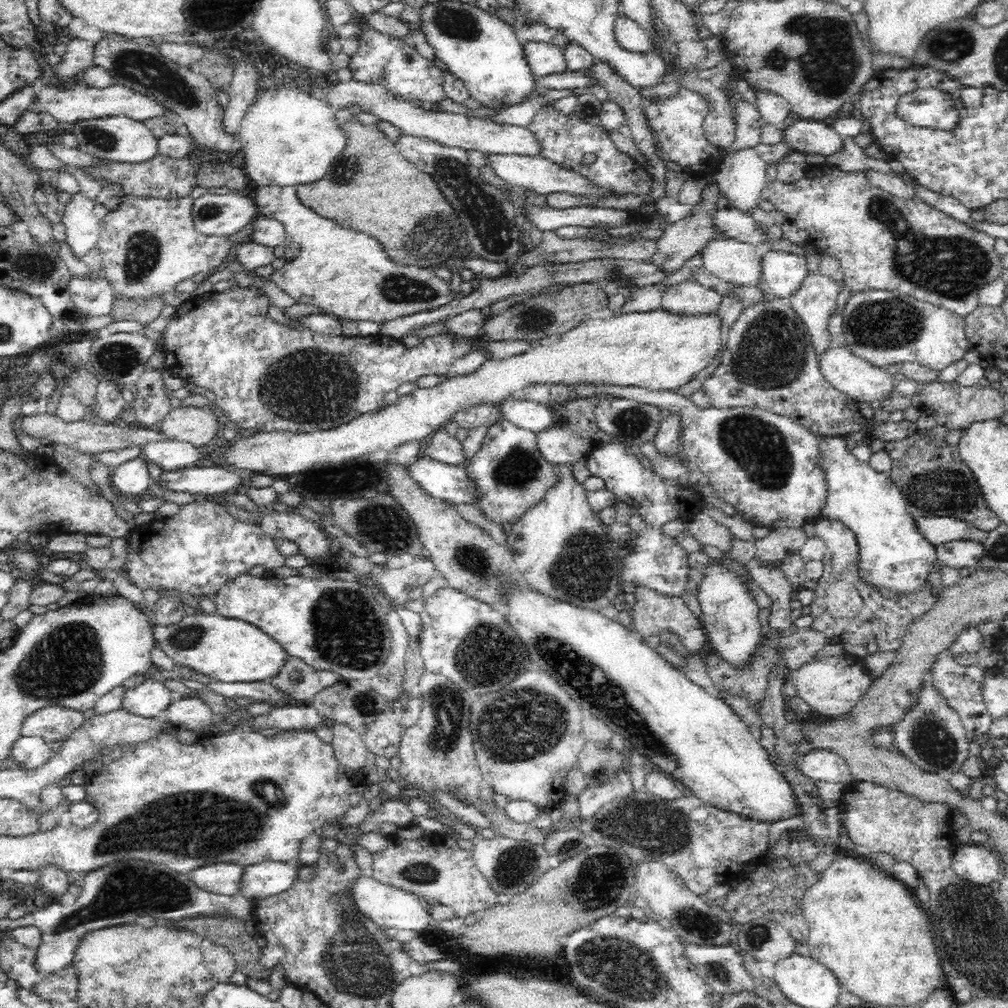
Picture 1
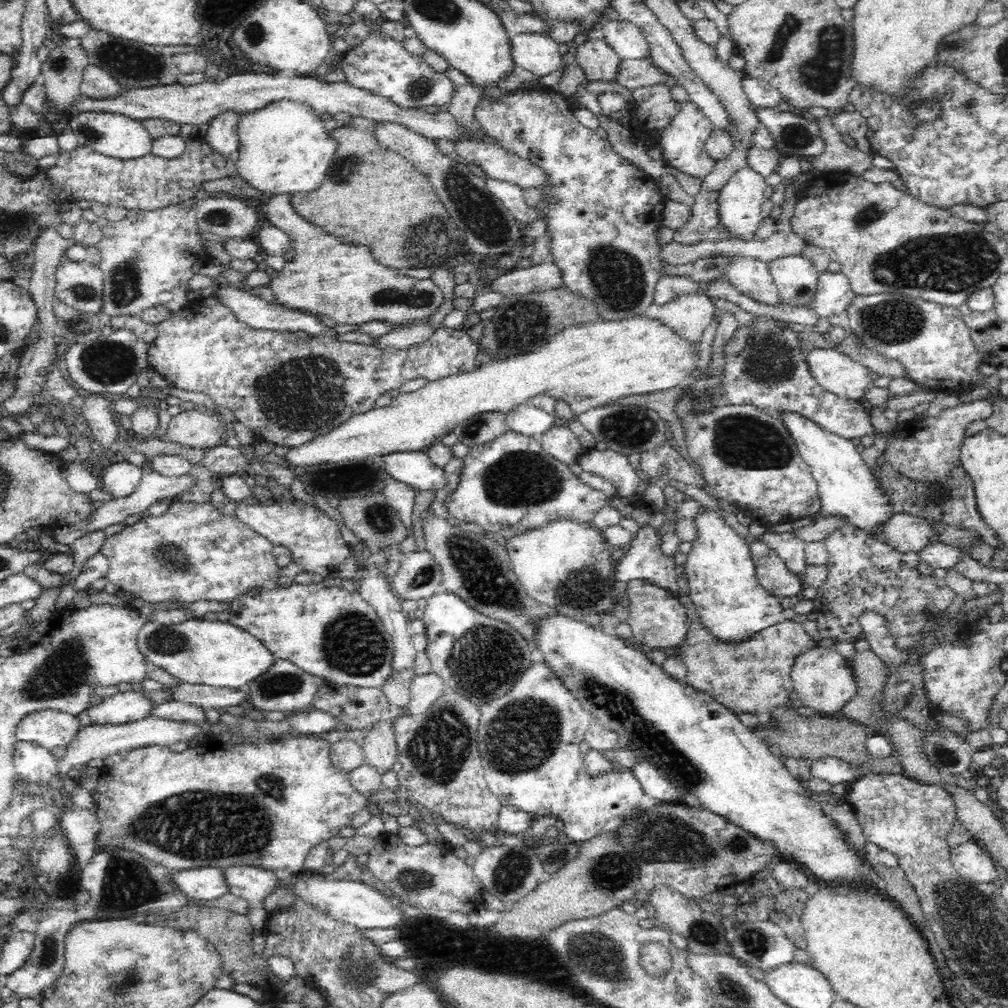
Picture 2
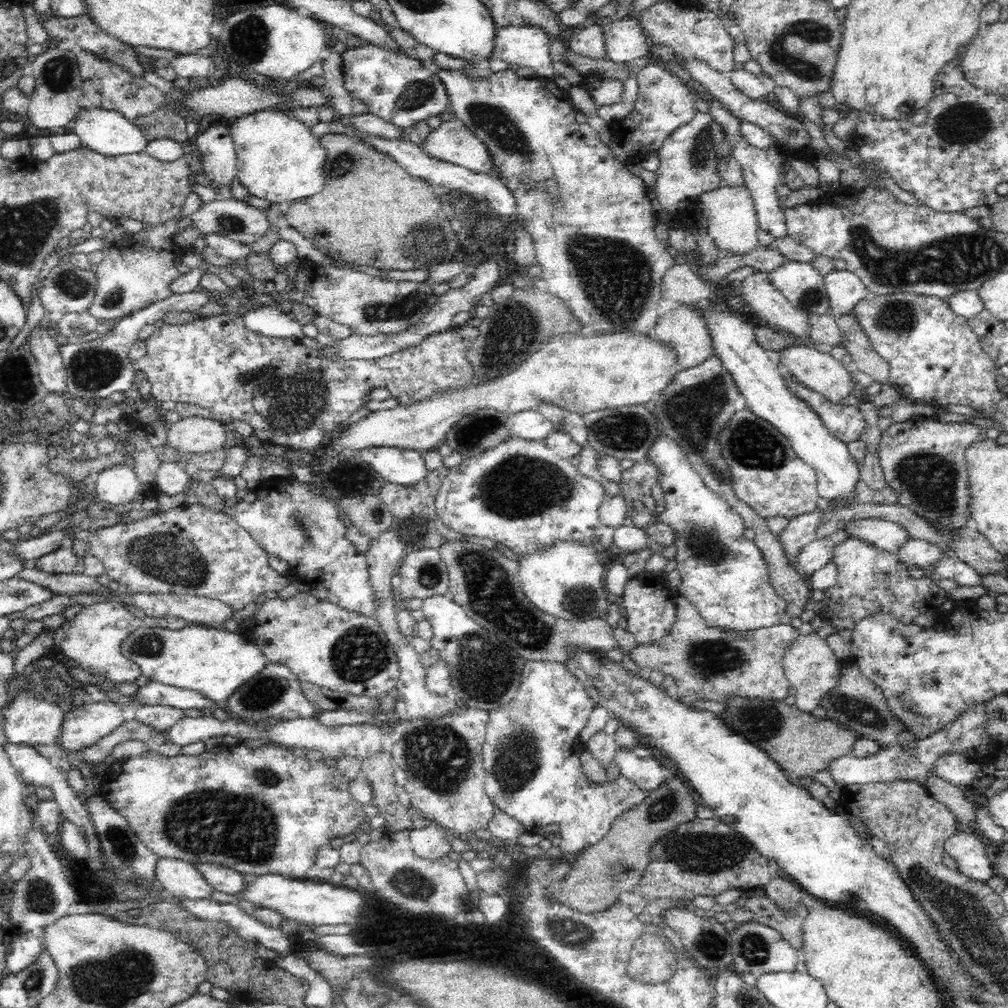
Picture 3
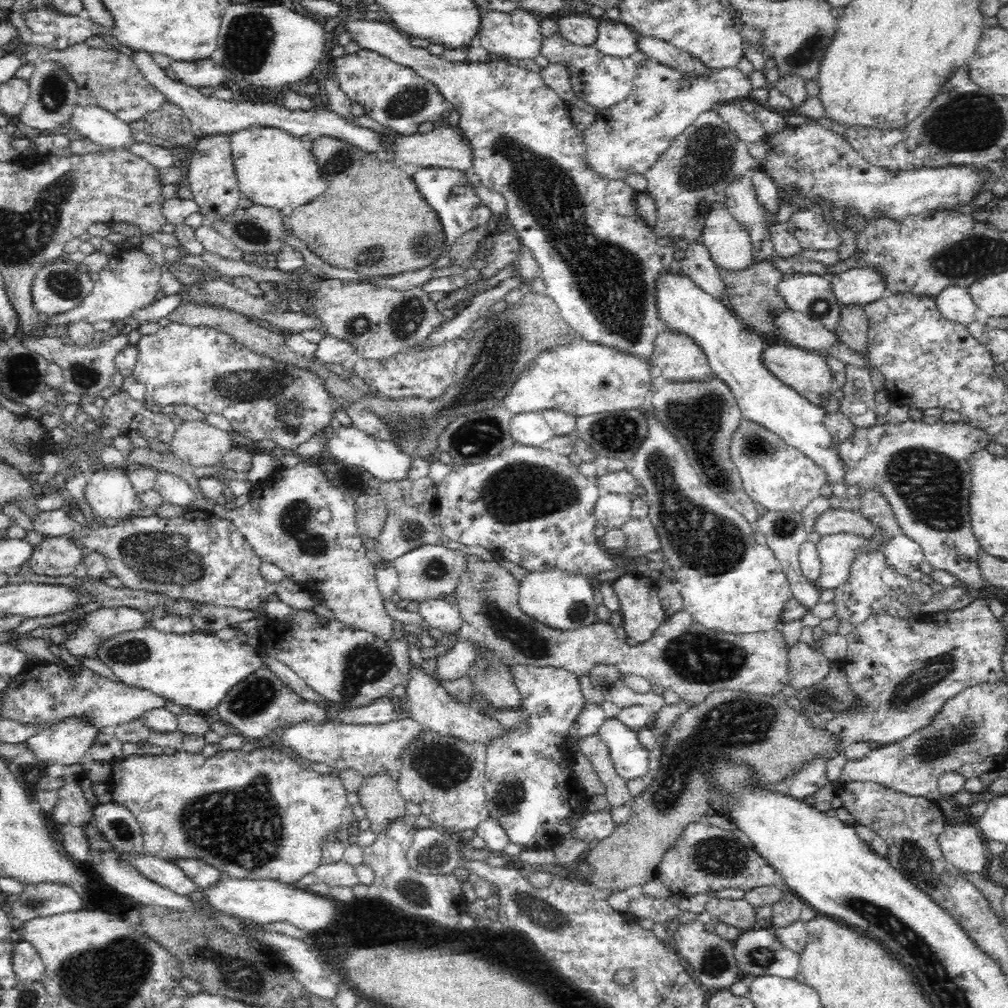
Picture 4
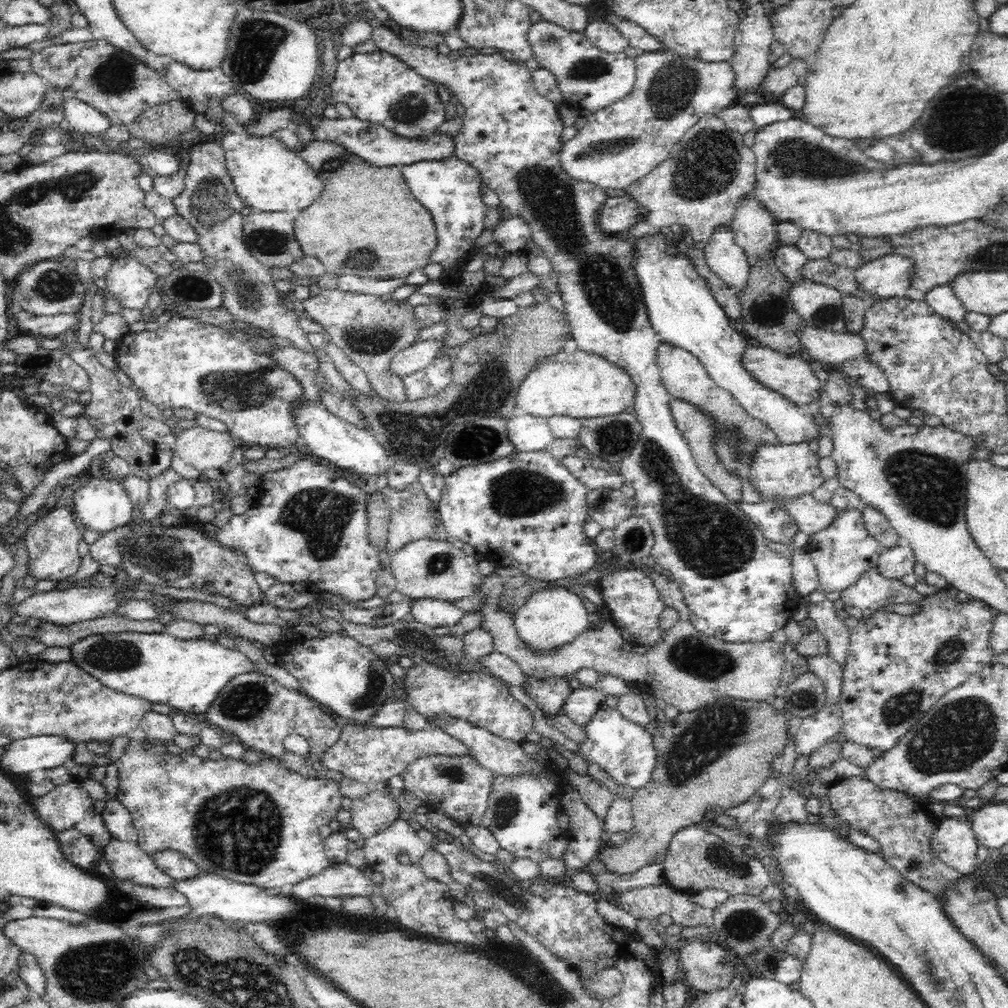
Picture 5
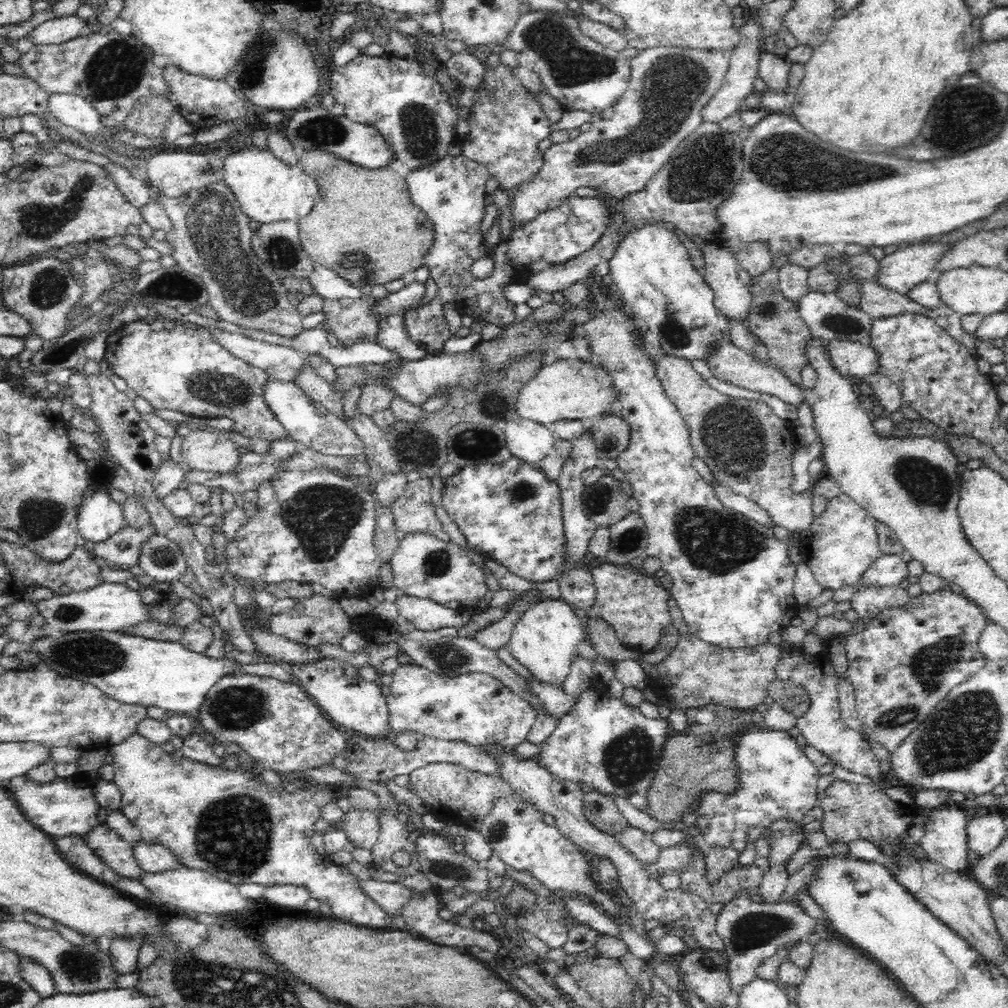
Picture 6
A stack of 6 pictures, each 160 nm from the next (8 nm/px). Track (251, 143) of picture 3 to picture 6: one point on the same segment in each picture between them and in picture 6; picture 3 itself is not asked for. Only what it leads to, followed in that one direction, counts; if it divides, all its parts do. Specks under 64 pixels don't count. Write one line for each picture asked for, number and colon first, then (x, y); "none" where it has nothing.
4: (274, 168)
5: (268, 176)
6: (267, 189)

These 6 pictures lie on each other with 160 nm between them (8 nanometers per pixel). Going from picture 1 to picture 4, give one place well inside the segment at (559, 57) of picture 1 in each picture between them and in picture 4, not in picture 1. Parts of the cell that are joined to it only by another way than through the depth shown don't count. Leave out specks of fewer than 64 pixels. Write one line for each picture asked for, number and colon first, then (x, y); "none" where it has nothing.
2: (538, 53)
3: (527, 45)
4: (517, 36)

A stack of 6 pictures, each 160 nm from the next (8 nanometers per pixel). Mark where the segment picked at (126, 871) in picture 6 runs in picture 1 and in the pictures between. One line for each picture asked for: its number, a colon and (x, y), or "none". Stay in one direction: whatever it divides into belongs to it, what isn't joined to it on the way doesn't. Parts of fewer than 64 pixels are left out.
1: (222, 877)
2: (207, 883)
3: (182, 879)
4: (168, 874)
5: (127, 860)

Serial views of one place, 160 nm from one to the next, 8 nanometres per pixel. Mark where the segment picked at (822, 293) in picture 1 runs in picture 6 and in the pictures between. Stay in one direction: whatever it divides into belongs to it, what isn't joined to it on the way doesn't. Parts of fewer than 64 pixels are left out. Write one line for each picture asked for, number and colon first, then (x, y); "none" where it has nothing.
2: (833, 293)
3: (844, 289)
4: (857, 286)
5: (888, 276)
6: (900, 271)

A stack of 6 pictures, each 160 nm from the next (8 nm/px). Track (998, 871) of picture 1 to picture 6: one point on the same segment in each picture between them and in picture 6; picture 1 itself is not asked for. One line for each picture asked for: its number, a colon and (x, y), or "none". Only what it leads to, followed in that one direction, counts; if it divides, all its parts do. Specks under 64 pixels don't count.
2: (971, 861)
3: (972, 855)
4: (963, 846)
5: (954, 841)
6: (945, 841)

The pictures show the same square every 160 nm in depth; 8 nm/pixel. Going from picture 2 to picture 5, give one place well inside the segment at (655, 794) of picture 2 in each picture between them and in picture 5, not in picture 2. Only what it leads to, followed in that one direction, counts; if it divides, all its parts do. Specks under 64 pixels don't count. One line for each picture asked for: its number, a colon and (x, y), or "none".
3: (647, 774)
4: (631, 759)
5: (624, 750)

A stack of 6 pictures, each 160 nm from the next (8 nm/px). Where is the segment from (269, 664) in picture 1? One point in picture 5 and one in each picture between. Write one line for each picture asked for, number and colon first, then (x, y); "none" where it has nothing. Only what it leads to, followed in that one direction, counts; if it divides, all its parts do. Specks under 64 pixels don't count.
2: (197, 651)
3: (214, 661)
4: (196, 670)
5: (188, 675)

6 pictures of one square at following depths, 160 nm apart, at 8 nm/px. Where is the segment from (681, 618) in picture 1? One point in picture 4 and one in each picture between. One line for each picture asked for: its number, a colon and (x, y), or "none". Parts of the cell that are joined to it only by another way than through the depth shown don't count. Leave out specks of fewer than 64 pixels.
2: (658, 619)
3: (651, 609)
4: (641, 610)

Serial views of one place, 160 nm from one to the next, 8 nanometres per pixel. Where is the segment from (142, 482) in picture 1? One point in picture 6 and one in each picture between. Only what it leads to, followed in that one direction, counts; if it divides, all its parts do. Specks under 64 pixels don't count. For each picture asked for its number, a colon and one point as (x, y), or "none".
2: (121, 479)
3: (117, 485)
4: (111, 496)
5: (102, 504)
6: (99, 516)

